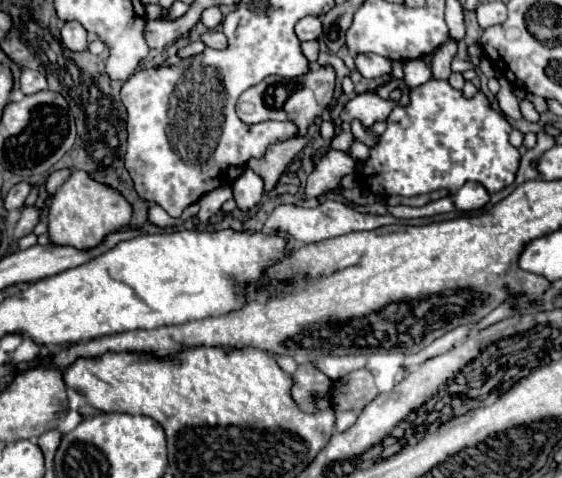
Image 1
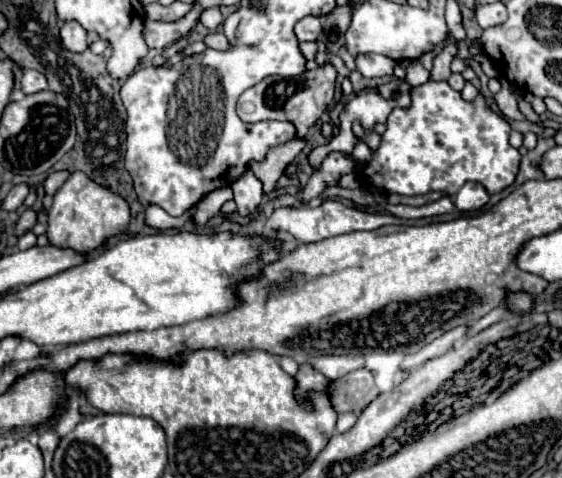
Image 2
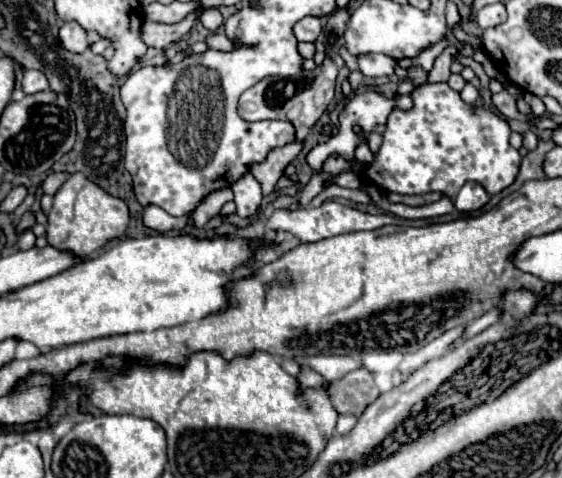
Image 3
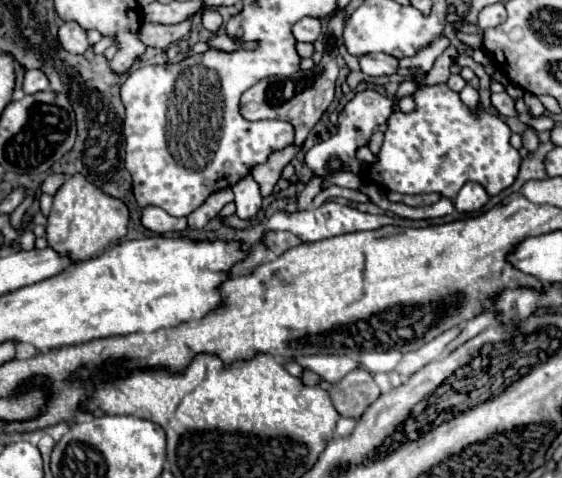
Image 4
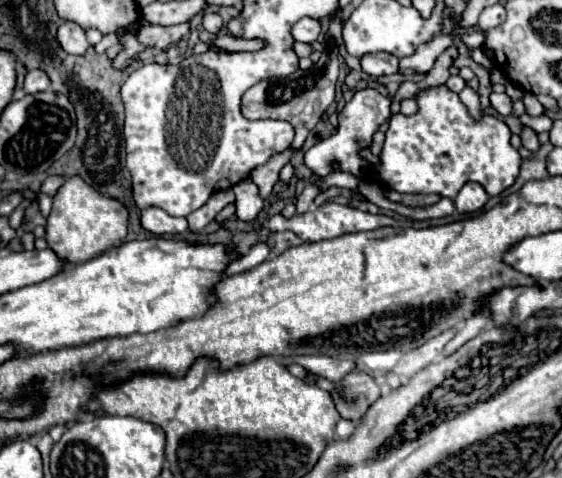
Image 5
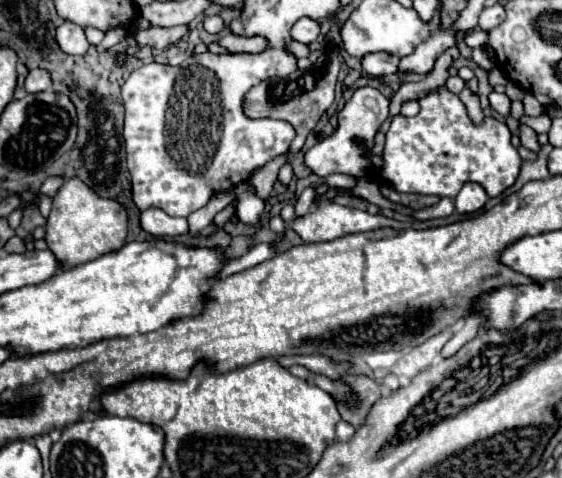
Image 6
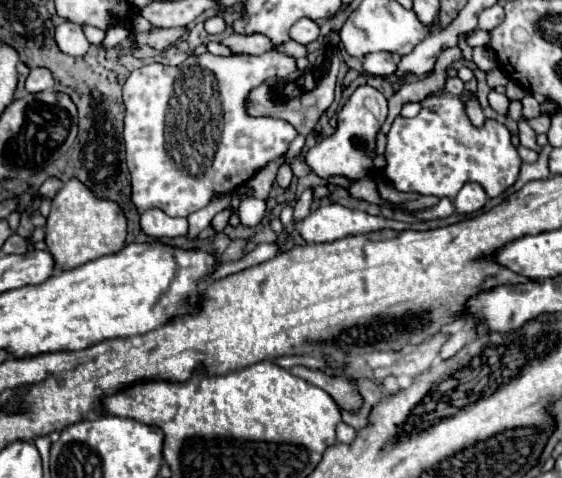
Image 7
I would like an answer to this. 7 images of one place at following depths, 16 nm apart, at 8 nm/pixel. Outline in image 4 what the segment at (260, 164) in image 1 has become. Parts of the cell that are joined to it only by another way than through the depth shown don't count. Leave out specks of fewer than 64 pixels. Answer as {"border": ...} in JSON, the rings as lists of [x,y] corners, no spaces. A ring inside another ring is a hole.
{"border":[[[288,144],[288,148],[282,148],[280,152],[272,152],[272,156],[268,156],[268,160],[264,164],[256,164],[256,168],[252,168],[252,176],[254,180],[260,184],[262,196],[270,196],[276,182],[280,180],[280,174],[284,170],[284,166],[302,150],[302,146],[296,144]]]}

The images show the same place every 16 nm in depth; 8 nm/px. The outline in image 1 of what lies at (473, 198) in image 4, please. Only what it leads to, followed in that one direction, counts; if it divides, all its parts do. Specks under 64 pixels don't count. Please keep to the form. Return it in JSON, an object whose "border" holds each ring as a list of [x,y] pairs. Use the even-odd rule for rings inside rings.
{"border":[[[468,182],[454,194],[454,204],[462,212],[480,210],[488,200],[490,200],[488,190],[478,182]]]}

